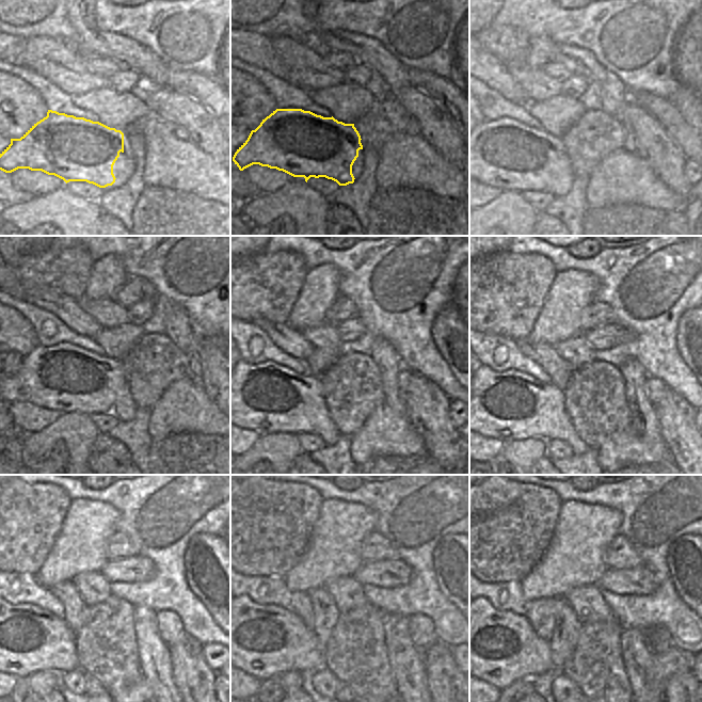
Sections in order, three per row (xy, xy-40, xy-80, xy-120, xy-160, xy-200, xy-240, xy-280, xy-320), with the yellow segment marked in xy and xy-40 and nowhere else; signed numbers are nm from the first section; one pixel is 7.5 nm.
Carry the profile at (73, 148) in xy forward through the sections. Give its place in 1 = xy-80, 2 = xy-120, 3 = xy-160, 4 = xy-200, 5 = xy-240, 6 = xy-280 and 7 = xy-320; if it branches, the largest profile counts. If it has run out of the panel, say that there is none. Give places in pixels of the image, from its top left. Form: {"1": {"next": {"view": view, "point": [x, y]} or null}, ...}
{"1": {"next": {"view": "xy-80", "point": [527, 150]}}, "2": {"next": {"view": "xy-120", "point": [32, 396]}}, "3": {"next": {"view": "xy-160", "point": [267, 398]}}, "4": {"next": {"view": "xy-200", "point": [507, 404]}}, "5": {"next": {"view": "xy-240", "point": [20, 639]}}, "6": {"next": {"view": "xy-280", "point": [265, 641]}}, "7": {"next": {"view": "xy-320", "point": [500, 643]}}}

